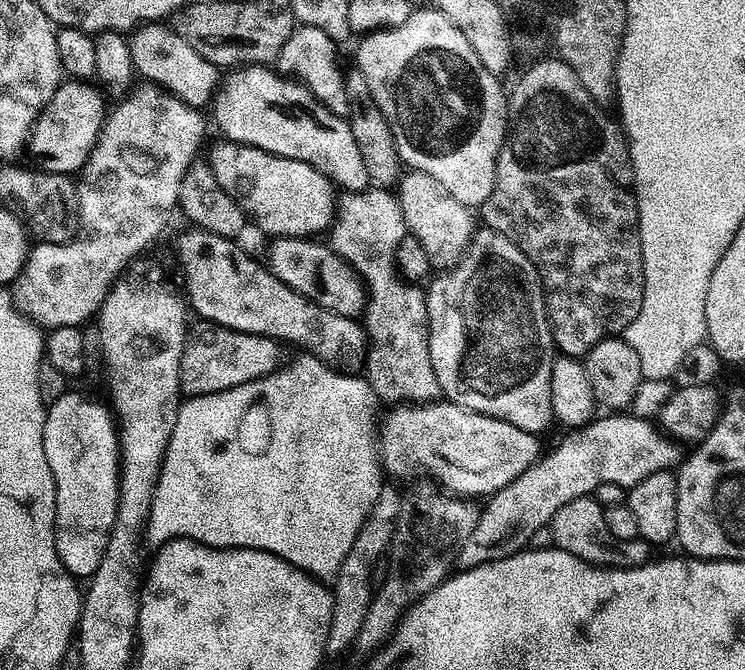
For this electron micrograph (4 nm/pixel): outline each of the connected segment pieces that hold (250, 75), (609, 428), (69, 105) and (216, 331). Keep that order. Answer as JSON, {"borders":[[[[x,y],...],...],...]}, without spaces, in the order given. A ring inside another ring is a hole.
{"borders":[[[[240,66],[229,71],[225,80],[223,77],[210,104],[212,116],[224,131],[223,135],[233,142],[312,164],[341,189],[359,191],[367,187],[368,172],[364,169],[358,142],[354,142],[351,123],[331,112],[307,84],[296,82],[284,92],[283,82],[274,73],[260,68],[263,67]]],[[[604,414],[593,419],[585,428],[577,428],[567,433],[568,437],[553,452],[548,451],[527,468],[514,482],[502,486],[502,490],[493,492],[480,508],[480,520],[476,528],[466,538],[463,548],[458,552],[458,564],[461,569],[482,566],[488,560],[501,560],[529,547],[534,530],[551,525],[554,514],[574,498],[592,496],[602,482],[614,482],[614,486],[624,489],[633,488],[642,478],[675,469],[681,463],[681,445],[673,437],[665,434],[652,420],[643,420],[631,414]]],[[[68,78],[61,83],[60,89],[50,98],[50,102],[40,111],[40,117],[33,128],[30,152],[37,156],[39,167],[45,172],[76,174],[83,169],[92,147],[104,129],[106,107],[105,93],[80,78]]],[[[208,322],[200,333],[184,345],[180,363],[180,387],[188,396],[214,394],[268,376],[281,367],[281,345],[270,336],[239,332],[222,324]]]]}

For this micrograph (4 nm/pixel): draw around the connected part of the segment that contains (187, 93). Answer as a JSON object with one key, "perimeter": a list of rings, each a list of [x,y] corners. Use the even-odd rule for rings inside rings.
{"perimeter":[[[144,22],[131,33],[128,49],[132,55],[132,66],[147,81],[155,82],[183,97],[193,106],[204,106],[213,99],[218,88],[217,65],[204,60],[180,37],[175,27],[167,28],[164,22]]]}

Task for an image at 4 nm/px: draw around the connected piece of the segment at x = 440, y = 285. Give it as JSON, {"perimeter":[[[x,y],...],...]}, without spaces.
{"perimeter":[[[487,226],[477,227],[468,251],[460,257],[460,260],[452,268],[441,271],[440,276],[428,288],[426,292],[426,307],[428,310],[428,345],[430,346],[430,362],[434,366],[434,374],[438,378],[443,399],[445,401],[462,406],[466,410],[481,412],[487,416],[493,416],[499,420],[510,422],[527,432],[543,433],[543,428],[553,423],[552,403],[550,402],[550,374],[552,373],[552,361],[554,359],[554,345],[552,343],[552,326],[548,319],[548,306],[544,303],[544,284],[536,267],[526,258],[526,254],[513,240],[506,238],[501,232],[495,232]]]}

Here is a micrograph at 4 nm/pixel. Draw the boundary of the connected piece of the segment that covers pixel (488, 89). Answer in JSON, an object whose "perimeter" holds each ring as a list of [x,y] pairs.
{"perimeter":[[[432,6],[422,9],[421,12],[420,9],[413,10],[406,18],[406,22],[397,24],[394,28],[369,32],[361,40],[364,41],[361,42],[360,49],[356,52],[356,64],[360,67],[357,69],[359,75],[364,77],[364,81],[368,87],[368,93],[372,95],[372,100],[380,107],[382,114],[388,120],[388,125],[392,131],[392,137],[396,143],[396,149],[398,150],[401,161],[409,169],[430,174],[430,178],[438,178],[438,182],[442,182],[442,186],[446,186],[446,190],[450,190],[450,194],[454,198],[458,198],[458,202],[469,206],[484,204],[486,198],[490,198],[490,190],[494,190],[498,154],[504,145],[504,137],[509,133],[509,97],[506,95],[506,88],[500,85],[501,77],[497,73],[491,72],[482,62],[482,58],[478,58],[478,50],[474,50],[470,38],[462,30],[458,30],[458,26],[454,26],[454,22],[450,22],[450,18],[446,18],[444,12]]]}

